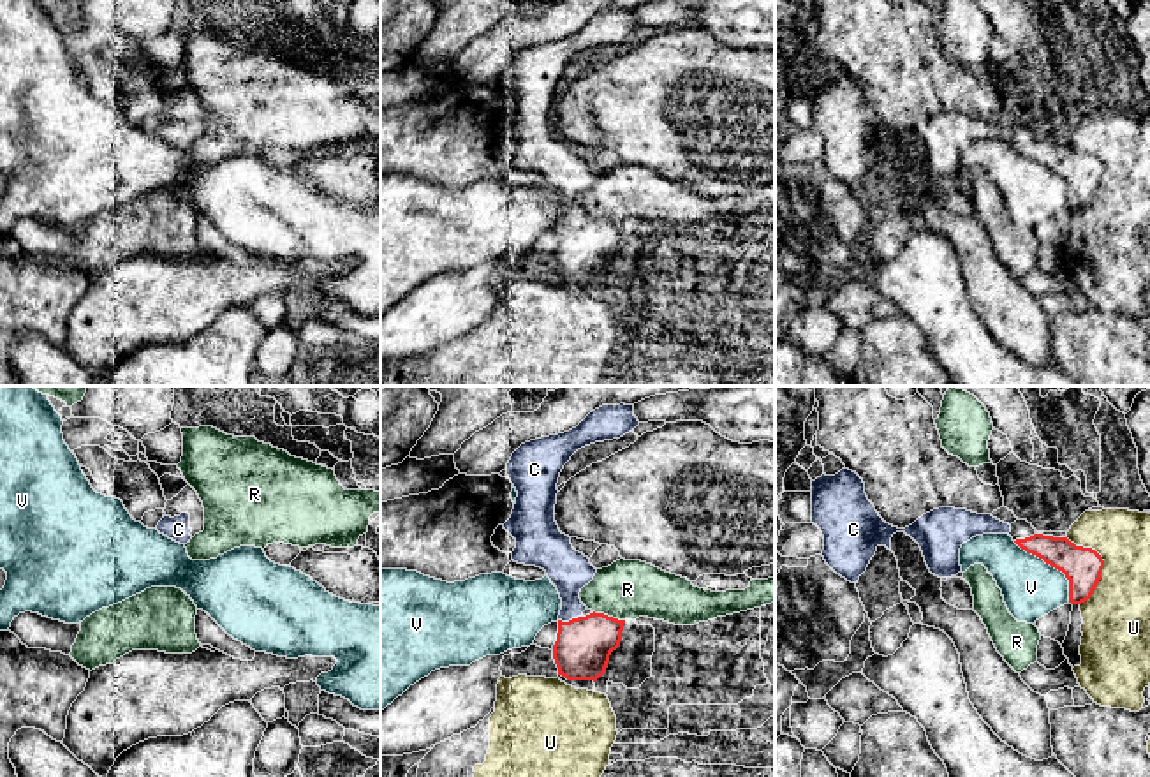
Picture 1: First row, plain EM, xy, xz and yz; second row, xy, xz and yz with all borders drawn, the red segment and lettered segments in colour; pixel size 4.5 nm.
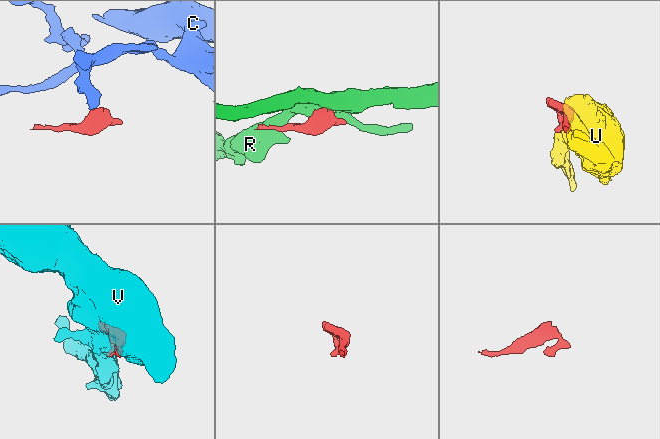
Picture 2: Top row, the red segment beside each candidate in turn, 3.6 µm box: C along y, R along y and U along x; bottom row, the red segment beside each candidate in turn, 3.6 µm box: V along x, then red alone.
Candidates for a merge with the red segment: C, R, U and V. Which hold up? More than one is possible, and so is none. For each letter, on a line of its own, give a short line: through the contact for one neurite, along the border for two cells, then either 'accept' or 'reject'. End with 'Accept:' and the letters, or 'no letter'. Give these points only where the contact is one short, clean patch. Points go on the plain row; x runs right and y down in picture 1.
C: xz (583, 251), (569, 226), (569, 177) | accept
R: xz (594, 215), (624, 226) | reject
U: reject
V: reject
Accept: C

